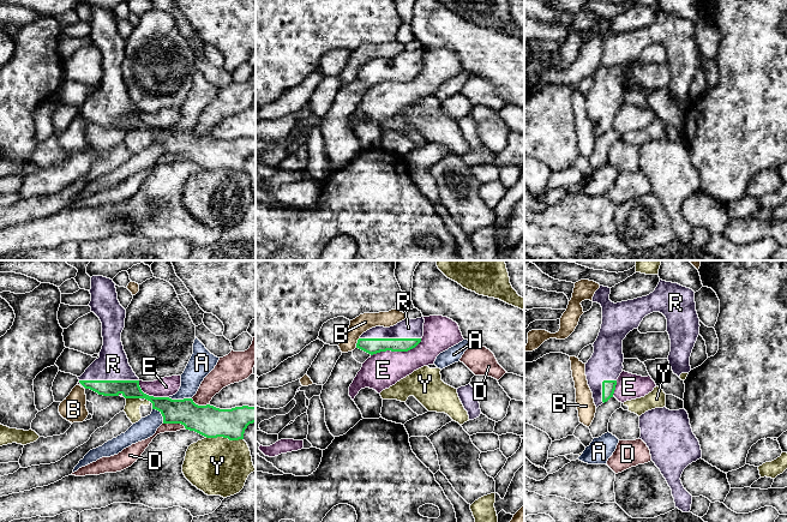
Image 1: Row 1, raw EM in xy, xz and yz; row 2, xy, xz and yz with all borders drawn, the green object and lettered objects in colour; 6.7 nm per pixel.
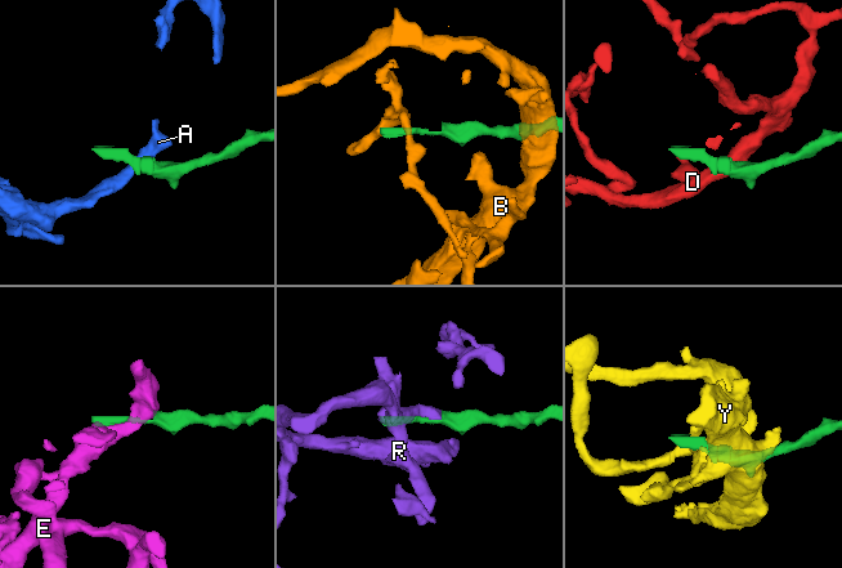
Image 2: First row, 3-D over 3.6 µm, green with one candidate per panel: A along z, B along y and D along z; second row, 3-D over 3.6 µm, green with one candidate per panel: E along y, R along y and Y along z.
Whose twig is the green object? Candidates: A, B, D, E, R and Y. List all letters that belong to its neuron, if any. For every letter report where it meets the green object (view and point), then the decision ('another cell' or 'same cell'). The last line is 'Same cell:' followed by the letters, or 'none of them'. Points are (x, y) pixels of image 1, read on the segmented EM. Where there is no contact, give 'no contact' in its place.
A: xy (180, 400) | another cell
B: xz (358, 342) | another cell
D: xy (175, 422) | another cell
E: xz (396, 350) | another cell
R: xz (390, 338) | same cell
Y: xy (224, 437) | another cell
Same cell: R

